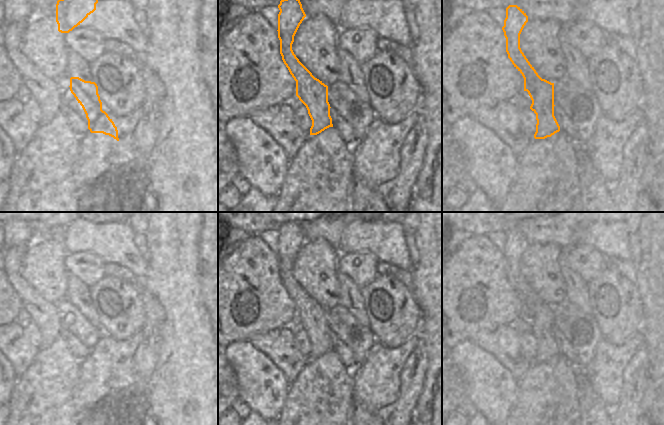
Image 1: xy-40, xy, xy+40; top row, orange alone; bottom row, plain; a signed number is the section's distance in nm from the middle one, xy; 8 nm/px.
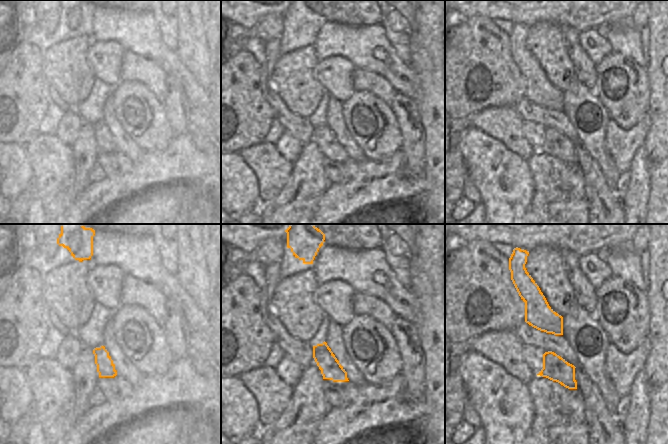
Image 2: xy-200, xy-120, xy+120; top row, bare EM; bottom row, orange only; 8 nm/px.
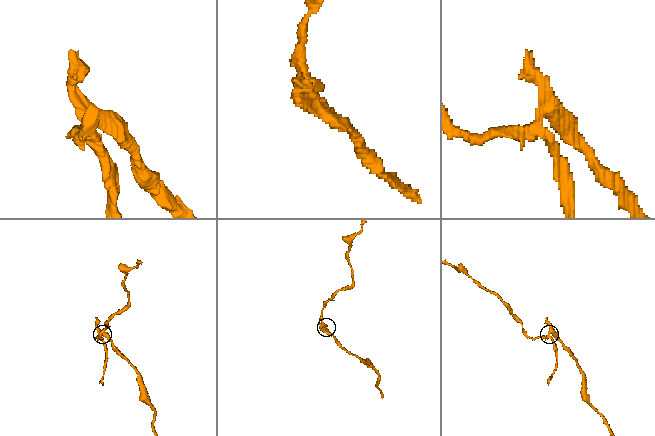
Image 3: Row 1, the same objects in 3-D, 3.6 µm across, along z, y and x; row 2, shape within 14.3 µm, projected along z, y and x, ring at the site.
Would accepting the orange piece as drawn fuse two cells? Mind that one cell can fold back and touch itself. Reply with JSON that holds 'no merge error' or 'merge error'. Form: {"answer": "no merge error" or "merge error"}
{"answer": "merge error"}

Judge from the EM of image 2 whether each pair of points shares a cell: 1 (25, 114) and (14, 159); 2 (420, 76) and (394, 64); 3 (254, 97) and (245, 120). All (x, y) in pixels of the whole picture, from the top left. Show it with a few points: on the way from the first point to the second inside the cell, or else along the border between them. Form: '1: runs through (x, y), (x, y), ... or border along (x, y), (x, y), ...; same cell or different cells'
1: border along (10, 142), (15, 142), (22, 147); different cells
2: border along (402, 55), (410, 70), (409, 87); different cells
3: runs through (248, 103), (245, 106), (245, 114); same cell

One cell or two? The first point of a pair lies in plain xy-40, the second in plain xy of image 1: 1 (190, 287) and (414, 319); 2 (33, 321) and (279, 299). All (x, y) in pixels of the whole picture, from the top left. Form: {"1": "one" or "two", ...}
{"1": "two", "2": "one"}

